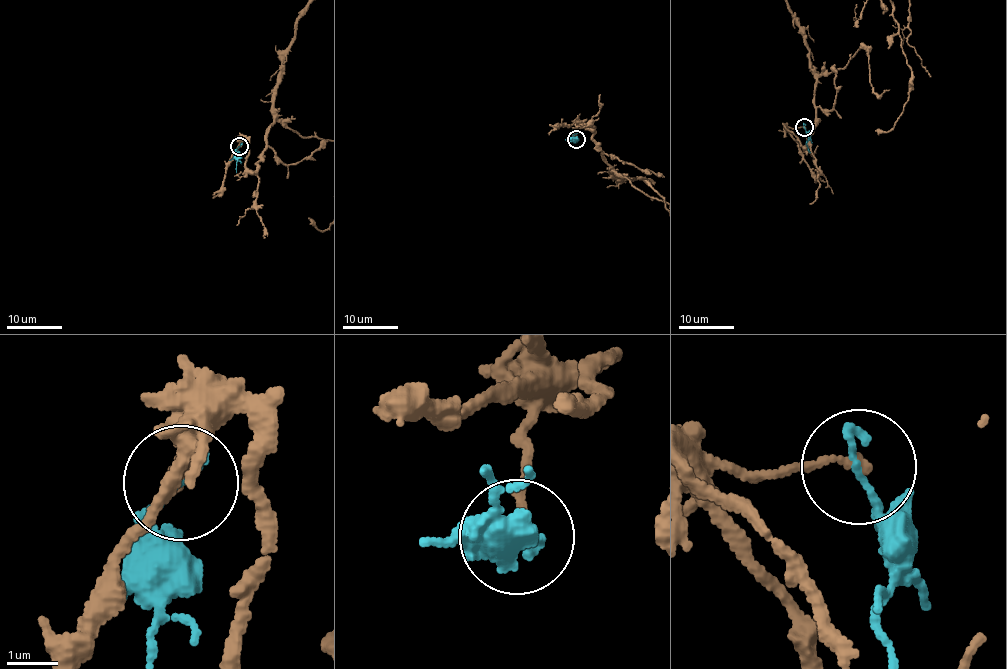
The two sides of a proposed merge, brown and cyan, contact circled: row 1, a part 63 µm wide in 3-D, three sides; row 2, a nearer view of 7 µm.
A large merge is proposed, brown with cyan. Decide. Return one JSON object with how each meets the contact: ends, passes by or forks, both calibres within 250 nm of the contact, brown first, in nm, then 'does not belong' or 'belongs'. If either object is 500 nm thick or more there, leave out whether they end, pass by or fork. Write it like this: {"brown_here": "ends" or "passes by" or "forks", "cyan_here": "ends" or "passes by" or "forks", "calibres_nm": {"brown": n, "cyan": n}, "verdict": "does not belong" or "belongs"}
{"brown_here": "ends", "cyan_here": "passes by", "calibres_nm": {"brown": 170, "cyan": 120}, "verdict": "does not belong"}

